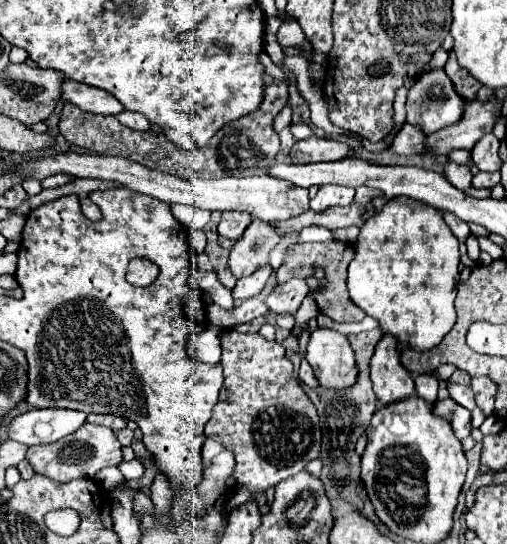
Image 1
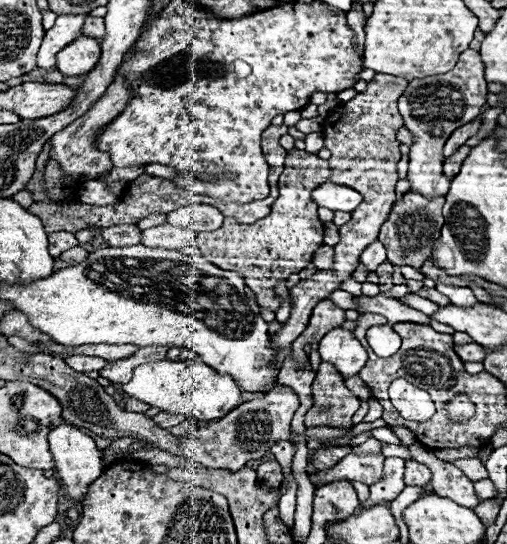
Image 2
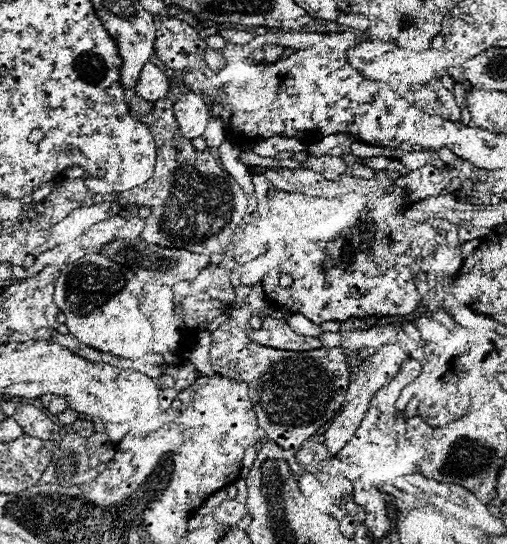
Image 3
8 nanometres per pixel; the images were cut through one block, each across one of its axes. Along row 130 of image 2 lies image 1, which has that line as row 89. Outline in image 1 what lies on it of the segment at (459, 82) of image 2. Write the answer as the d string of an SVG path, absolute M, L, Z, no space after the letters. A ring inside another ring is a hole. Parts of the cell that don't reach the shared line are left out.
M440 68L440 70L432 70L428 74L422 74L418 78L418 82L410 88L408 92L408 100L406 100L406 122L422 128L424 134L432 134L444 126L450 126L450 124L456 124L460 118L462 118L462 112L464 112L464 106L466 106L466 100L462 100L456 90L454 90L454 84L450 82L450 78L446 76L446 72Z

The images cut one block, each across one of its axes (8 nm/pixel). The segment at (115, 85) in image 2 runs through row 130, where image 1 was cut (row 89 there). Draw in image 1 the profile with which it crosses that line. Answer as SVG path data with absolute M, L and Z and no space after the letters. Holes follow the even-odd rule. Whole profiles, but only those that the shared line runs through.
M66 80L60 84L62 100L76 104L84 112L96 112L96 114L118 114L124 108L120 108L120 102L106 94L104 90L92 88L88 84L80 84L74 80Z

